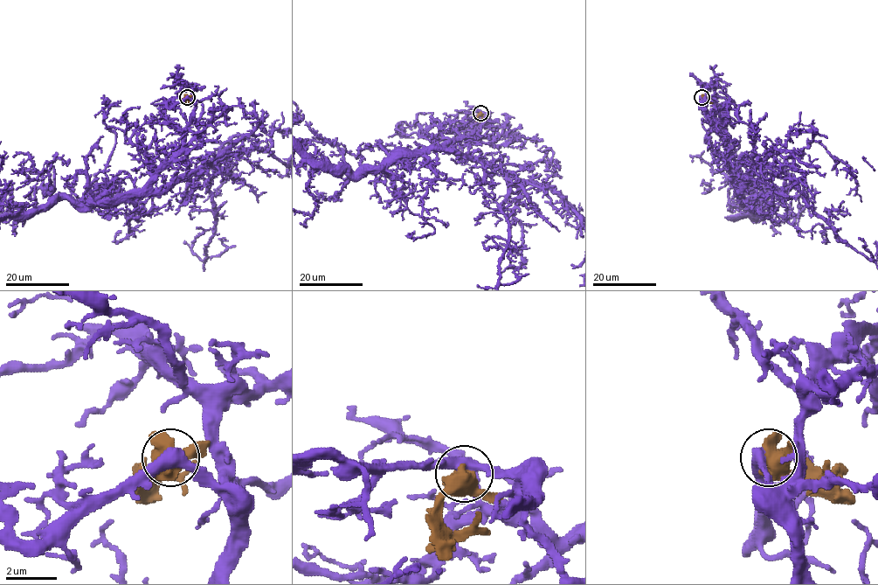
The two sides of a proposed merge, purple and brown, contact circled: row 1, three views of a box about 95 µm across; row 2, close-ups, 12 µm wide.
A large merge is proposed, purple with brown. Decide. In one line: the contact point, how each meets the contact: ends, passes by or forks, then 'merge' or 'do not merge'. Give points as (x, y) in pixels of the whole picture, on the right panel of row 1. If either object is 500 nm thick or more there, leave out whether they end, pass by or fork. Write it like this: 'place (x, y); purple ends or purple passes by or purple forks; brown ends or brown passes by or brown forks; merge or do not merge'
place (701, 97); do not merge

